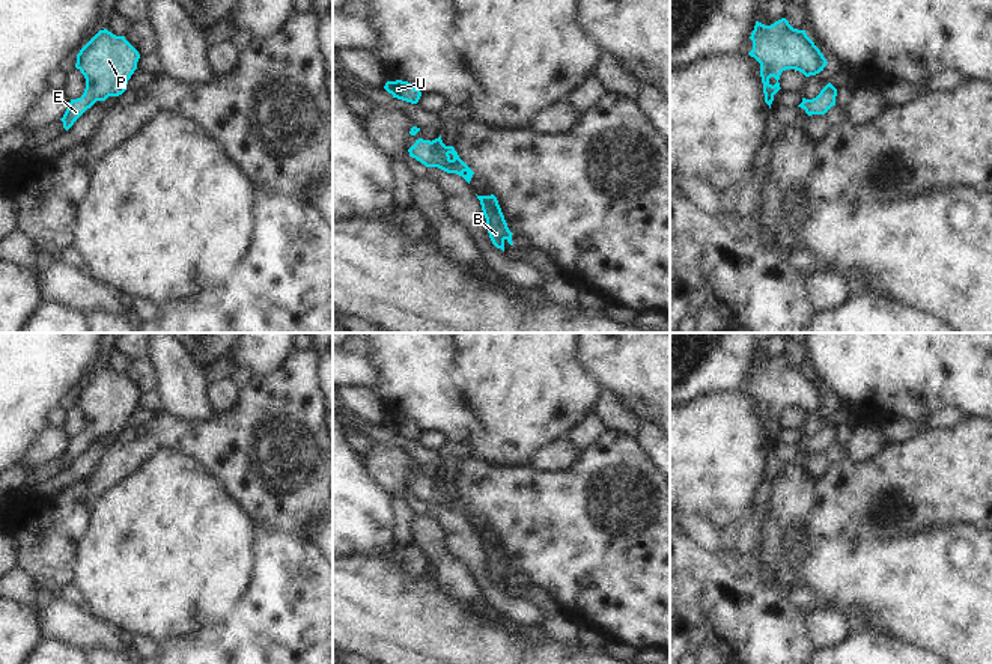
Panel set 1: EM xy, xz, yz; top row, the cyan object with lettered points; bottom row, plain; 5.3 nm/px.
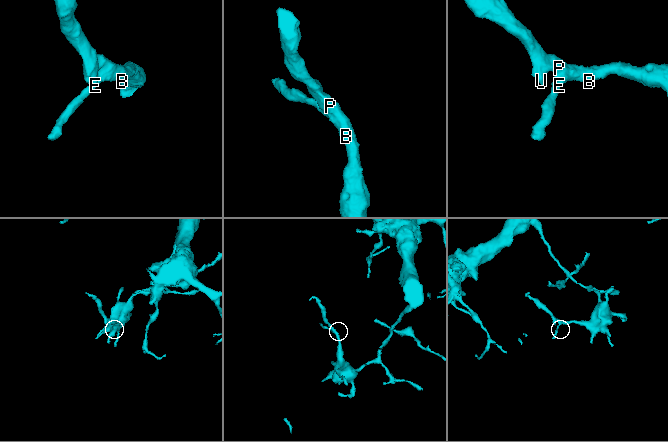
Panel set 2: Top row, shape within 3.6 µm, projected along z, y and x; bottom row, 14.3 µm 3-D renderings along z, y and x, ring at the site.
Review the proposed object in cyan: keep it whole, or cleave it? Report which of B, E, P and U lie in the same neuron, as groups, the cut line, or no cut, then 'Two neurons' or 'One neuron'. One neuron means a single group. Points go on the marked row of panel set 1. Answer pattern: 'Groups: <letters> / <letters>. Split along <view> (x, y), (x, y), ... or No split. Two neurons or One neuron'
Groups: B E P U. No split. One neuron.

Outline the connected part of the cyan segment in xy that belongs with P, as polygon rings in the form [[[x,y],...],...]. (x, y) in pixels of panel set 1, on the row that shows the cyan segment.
[[[107,29],[99,30],[77,54],[75,68],[86,78],[84,93],[71,99],[63,117],[68,131],[74,122],[96,101],[119,96],[137,69],[138,51],[125,39]]]

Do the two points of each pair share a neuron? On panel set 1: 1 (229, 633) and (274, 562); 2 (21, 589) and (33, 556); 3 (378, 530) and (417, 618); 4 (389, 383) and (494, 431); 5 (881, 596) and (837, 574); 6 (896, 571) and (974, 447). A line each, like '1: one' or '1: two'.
1: one
2: two
3: two
4: two
5: one
6: two

